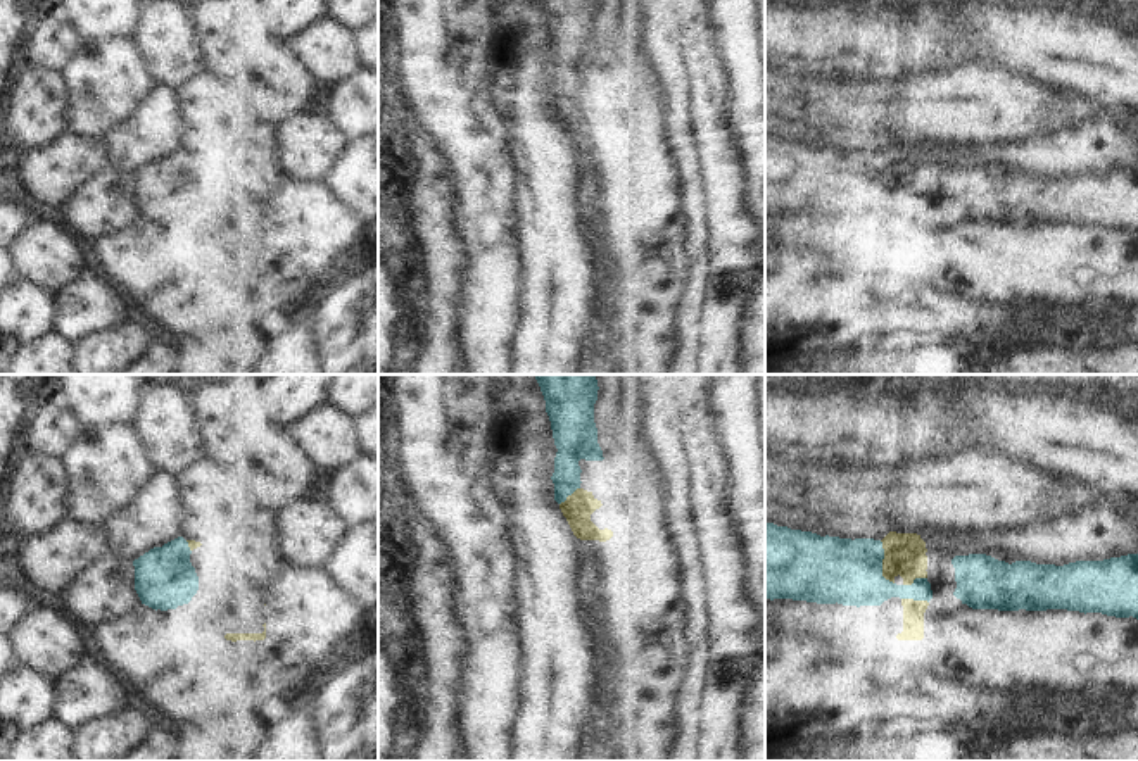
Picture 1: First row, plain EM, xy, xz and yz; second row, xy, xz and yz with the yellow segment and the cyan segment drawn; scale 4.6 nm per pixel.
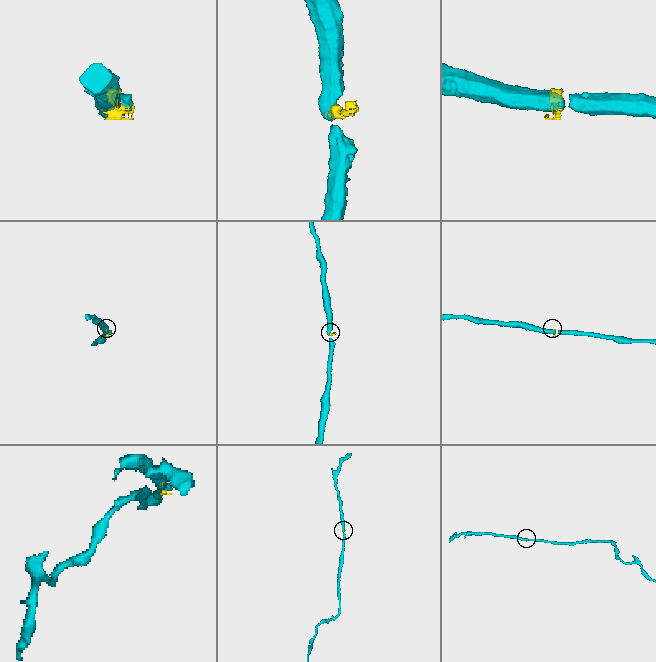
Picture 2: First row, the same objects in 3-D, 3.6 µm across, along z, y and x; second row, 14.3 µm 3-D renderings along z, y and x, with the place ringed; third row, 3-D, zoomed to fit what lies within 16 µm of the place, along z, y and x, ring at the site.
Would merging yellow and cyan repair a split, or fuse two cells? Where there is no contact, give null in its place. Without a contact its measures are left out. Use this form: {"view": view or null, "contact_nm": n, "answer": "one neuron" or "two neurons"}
{"view": "yz", "contact_nm": 220, "answer": "one neuron"}

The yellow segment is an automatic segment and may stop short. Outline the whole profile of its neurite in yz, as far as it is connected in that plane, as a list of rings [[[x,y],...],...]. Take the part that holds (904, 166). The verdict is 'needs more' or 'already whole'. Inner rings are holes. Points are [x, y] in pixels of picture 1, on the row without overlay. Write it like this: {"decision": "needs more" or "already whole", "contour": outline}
{"decision": "needs more", "contour": [[[765,136],[765,212],[793,212],[817,217],[881,219],[900,211],[903,245],[898,254],[924,252],[924,226],[933,212],[927,195],[926,155],[917,147],[889,145],[882,154],[820,150]]]}

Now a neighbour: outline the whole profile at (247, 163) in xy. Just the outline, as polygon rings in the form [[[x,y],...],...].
[[[243,143],[230,150],[216,150],[190,167],[190,176],[200,188],[218,188],[240,181],[266,183],[269,162],[259,143]]]

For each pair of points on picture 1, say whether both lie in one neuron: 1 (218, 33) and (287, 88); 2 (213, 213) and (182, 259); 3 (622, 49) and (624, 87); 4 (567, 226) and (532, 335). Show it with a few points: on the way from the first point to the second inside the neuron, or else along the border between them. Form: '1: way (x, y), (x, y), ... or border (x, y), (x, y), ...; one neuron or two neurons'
1: way (235, 44), (270, 78); one neuron
2: way (201, 225), (182, 247); one neuron
3: way (622, 57), (624, 78); one neuron
4: way (558, 254), (555, 308); one neuron

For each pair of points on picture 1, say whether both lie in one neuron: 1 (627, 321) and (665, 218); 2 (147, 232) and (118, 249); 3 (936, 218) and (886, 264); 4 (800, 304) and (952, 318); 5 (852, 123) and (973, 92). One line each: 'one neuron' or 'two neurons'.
1: one neuron
2: one neuron
3: one neuron
4: one neuron
5: one neuron

